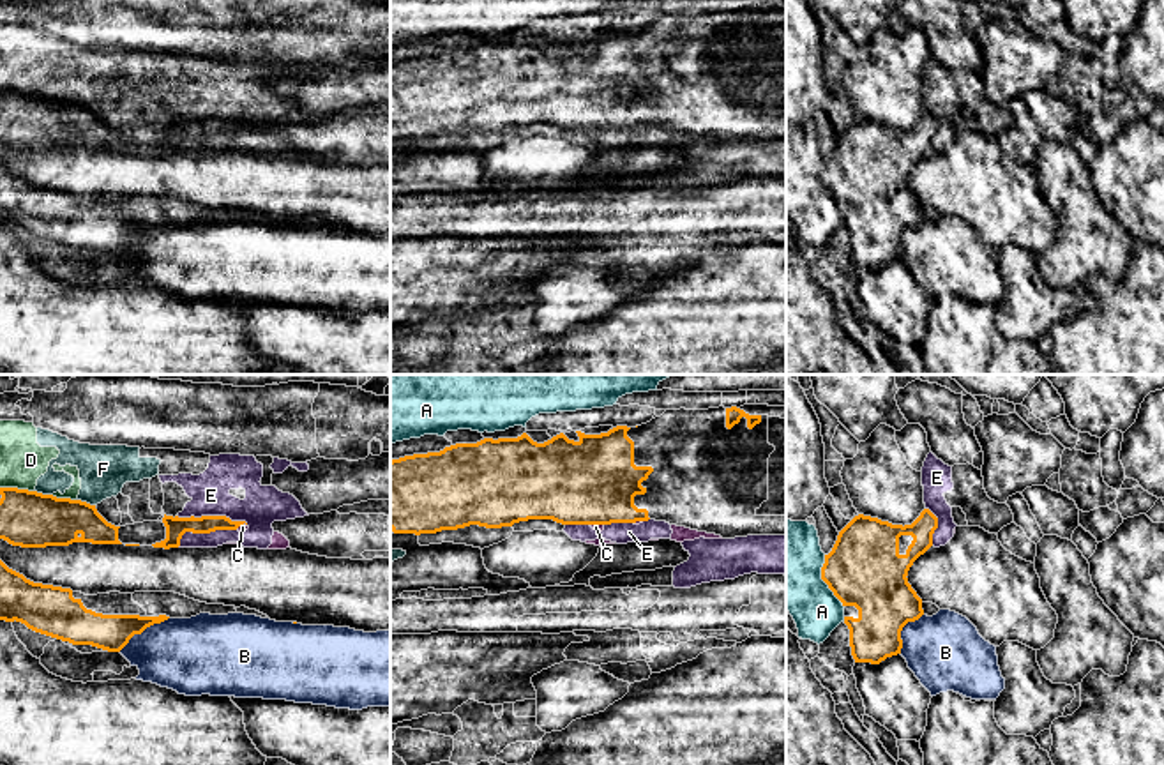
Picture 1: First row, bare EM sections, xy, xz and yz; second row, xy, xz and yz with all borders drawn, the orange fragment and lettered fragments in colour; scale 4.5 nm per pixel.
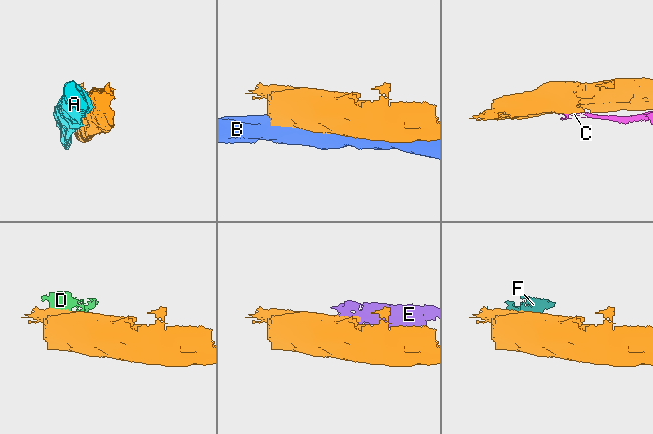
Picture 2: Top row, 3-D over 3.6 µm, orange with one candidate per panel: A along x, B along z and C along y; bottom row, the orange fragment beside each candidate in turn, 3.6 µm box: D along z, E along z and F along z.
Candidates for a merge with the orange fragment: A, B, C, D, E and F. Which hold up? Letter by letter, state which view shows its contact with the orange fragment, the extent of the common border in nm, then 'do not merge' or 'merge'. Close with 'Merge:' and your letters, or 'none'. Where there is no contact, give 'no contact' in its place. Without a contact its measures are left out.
A: yz | 260 nm | do not merge
B: xy | 280 nm | do not merge
C: xz | 60 nm | do not merge
D: xy | 110 nm | do not merge
E: xy | 320 nm | do not merge
F: xy | 90 nm | do not merge
Merge: none

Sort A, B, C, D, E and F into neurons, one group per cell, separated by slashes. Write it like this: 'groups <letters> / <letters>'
groups A / B / C D E F

